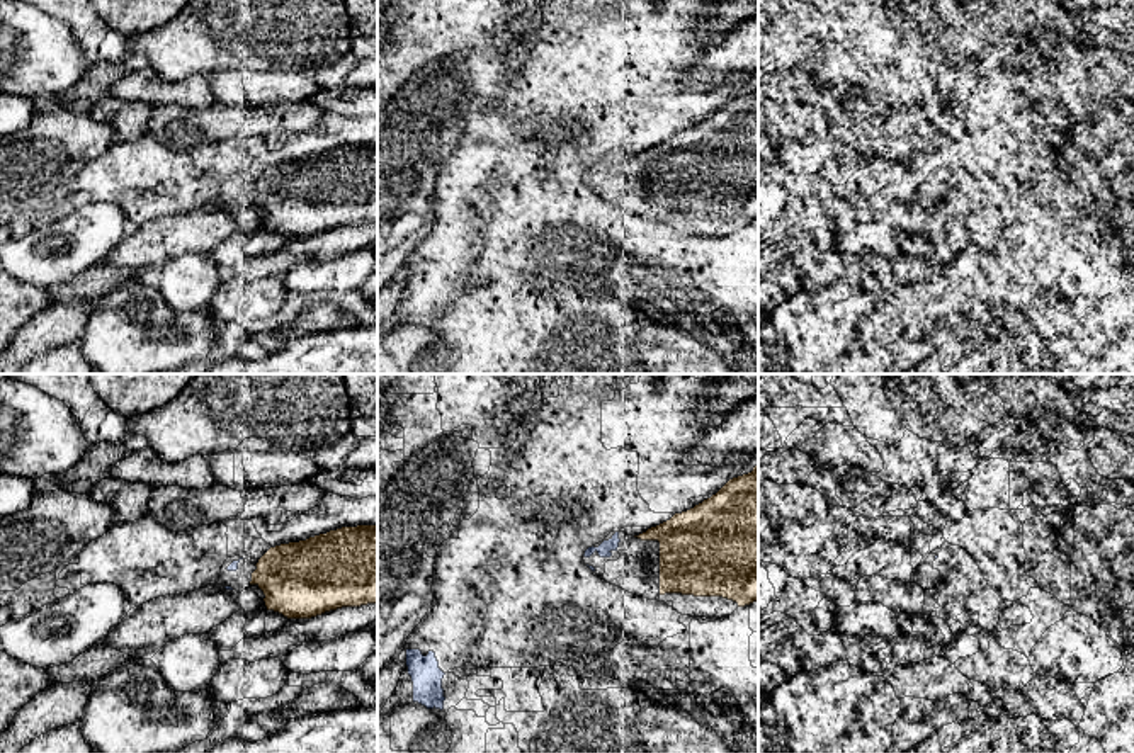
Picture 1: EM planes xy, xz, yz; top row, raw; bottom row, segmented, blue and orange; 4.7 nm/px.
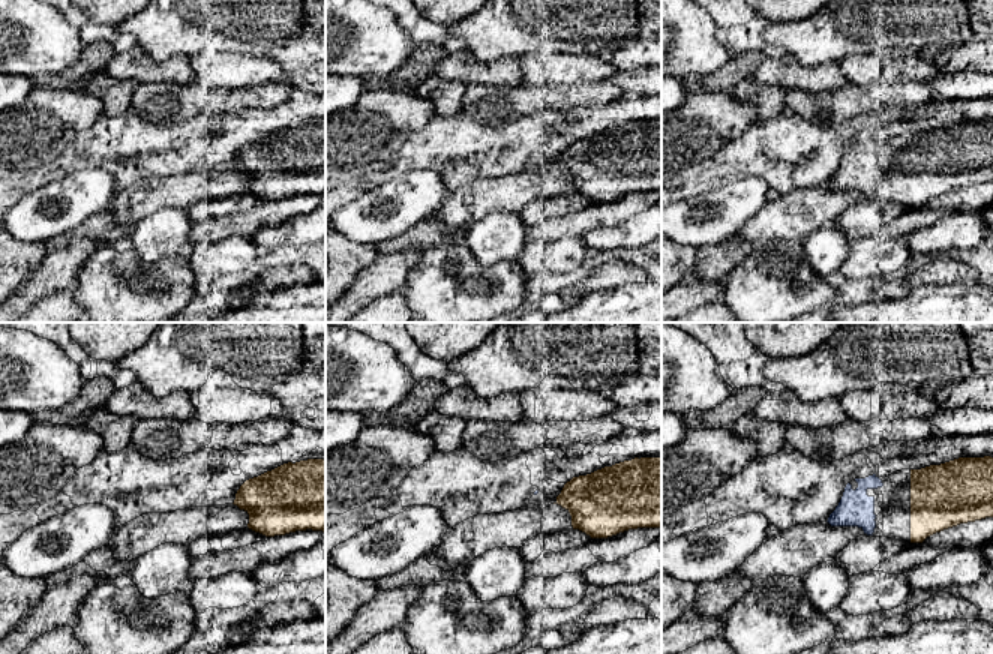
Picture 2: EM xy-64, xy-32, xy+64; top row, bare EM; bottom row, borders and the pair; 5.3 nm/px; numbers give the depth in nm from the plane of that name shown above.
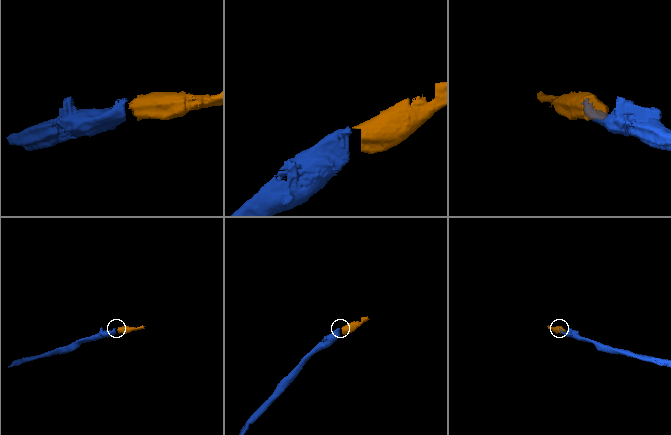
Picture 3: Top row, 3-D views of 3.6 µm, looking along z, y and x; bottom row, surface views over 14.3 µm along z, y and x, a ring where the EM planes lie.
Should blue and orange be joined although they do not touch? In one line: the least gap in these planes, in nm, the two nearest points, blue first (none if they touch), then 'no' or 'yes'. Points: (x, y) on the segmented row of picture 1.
70 nm apart; from blue across xy (242, 558), (255, 565); yes

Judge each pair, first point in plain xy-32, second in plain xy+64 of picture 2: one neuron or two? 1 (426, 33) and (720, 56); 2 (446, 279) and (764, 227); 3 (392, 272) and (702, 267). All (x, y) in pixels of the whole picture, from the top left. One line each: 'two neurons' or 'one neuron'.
1: two neurons
2: two neurons
3: two neurons

